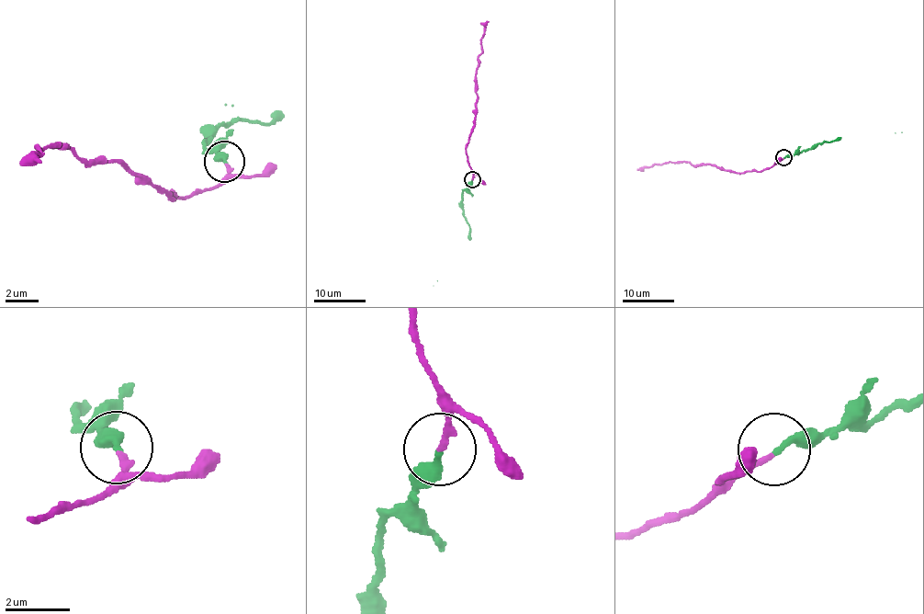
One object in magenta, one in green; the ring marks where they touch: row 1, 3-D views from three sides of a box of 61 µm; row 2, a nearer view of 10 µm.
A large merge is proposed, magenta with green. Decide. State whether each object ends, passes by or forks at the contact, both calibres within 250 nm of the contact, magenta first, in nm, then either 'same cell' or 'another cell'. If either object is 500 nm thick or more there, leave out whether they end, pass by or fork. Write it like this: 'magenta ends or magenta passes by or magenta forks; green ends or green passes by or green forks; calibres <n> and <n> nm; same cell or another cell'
magenta ends; green ends; calibres 170 and 260 nm; same cell

